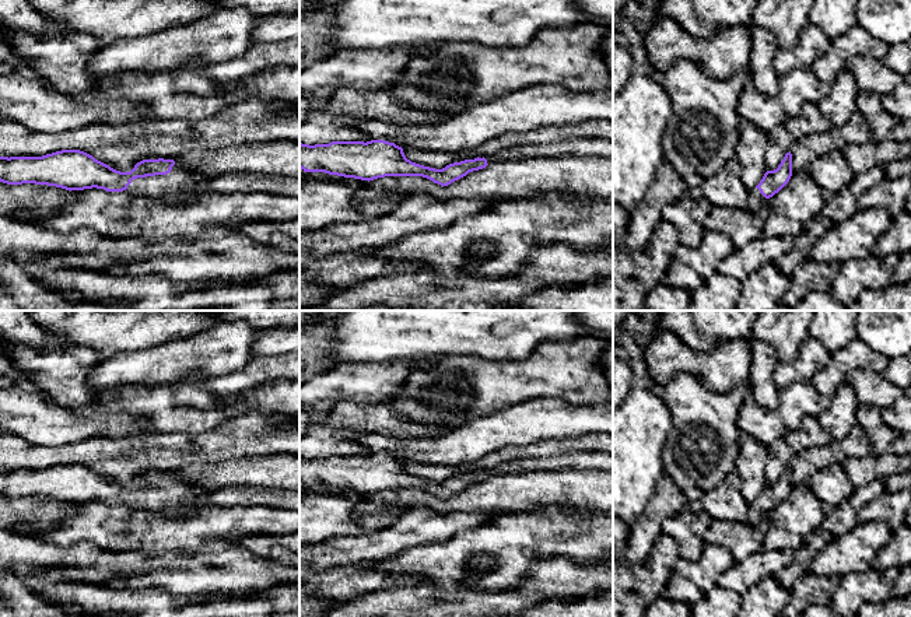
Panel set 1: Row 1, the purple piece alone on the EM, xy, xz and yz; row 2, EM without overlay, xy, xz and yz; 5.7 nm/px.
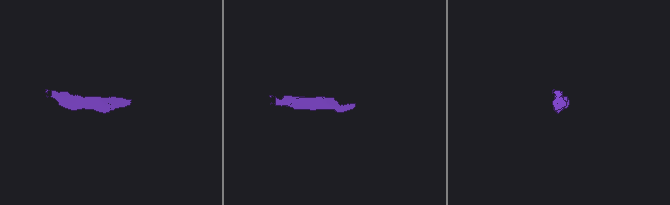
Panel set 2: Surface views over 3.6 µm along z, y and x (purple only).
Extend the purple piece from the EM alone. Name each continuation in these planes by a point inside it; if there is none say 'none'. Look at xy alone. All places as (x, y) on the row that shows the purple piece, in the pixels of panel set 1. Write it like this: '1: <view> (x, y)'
1: xy (179, 185)

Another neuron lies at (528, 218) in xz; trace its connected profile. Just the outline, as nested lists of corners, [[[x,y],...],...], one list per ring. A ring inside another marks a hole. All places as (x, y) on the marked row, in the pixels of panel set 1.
[[[544,196],[535,200],[498,203],[495,207],[455,220],[449,227],[428,229],[400,241],[374,248],[374,256],[392,262],[413,262],[416,270],[432,273],[441,285],[455,287],[460,280],[498,280],[521,271],[529,256],[557,243],[579,252],[595,250],[613,242],[613,201],[572,200],[560,196]]]

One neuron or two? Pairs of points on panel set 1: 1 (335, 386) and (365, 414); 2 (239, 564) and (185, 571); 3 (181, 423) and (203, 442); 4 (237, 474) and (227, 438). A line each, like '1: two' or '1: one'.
1: two
2: one
3: two
4: two

